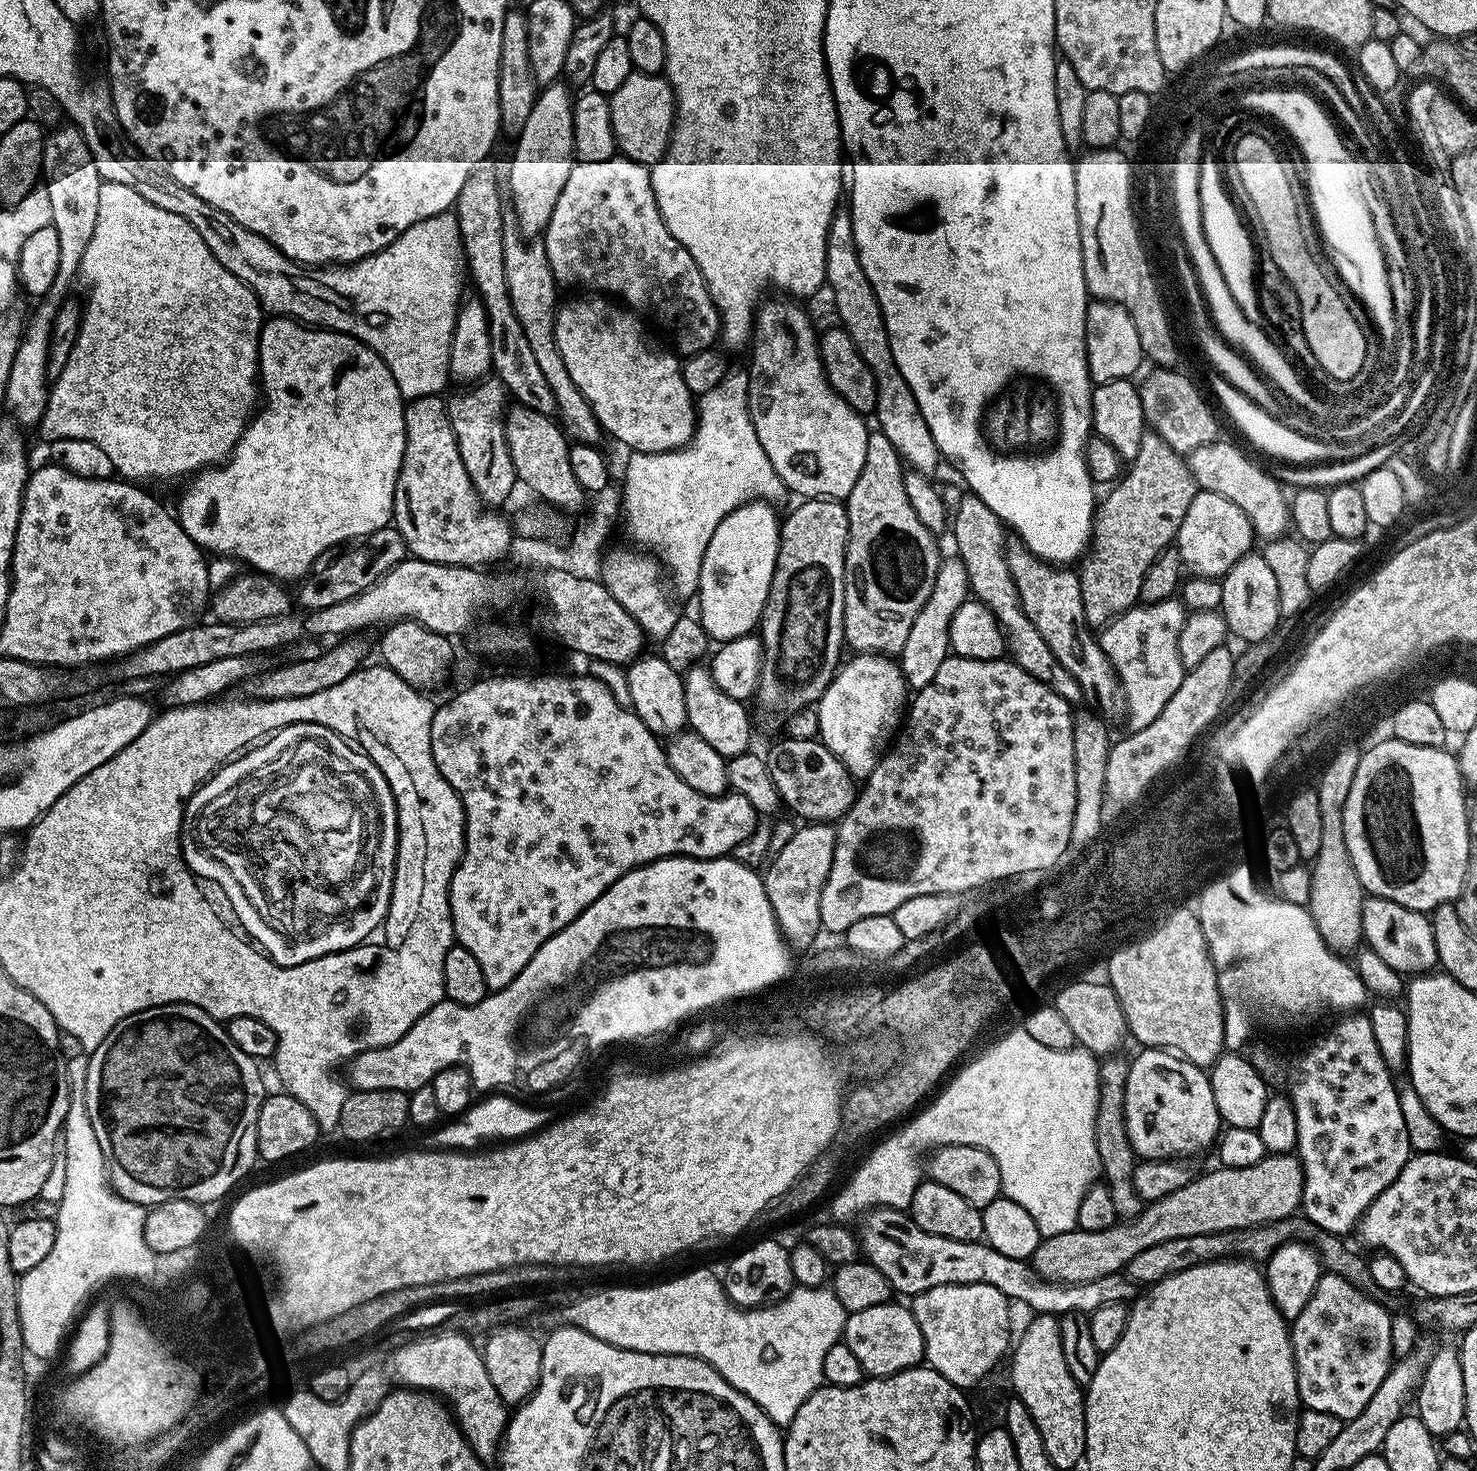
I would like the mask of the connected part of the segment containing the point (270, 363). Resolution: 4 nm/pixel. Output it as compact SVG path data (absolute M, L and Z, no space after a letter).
M272 316L265 319L264 326L260 329L260 379L258 384L262 389L262 407L249 420L231 456L224 463L203 469L187 481L188 489L180 496L178 519L182 530L186 530L186 534L190 534L190 538L205 553L215 554L220 558L231 558L241 565L249 564L252 567L249 569L277 582L285 582L284 580L299 582L317 567L316 559L323 552L331 553L333 551L331 548L335 544L340 544L343 540L356 542L361 538L371 536L379 528L389 527L392 520L396 479L404 457L406 401L398 390L398 382L394 382L394 374L390 374L386 362L382 362L382 358L374 350L370 350L370 346L366 346L361 340L355 340L353 336L302 324L299 320L293 320L287 316Z

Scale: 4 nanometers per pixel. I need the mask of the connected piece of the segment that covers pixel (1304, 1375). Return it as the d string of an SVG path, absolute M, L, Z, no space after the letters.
M1331 1274L1321 1275L1318 1286L1306 1302L1306 1310L1291 1321L1292 1353L1296 1363L1296 1381L1300 1403L1310 1410L1323 1410L1326 1414L1334 1414L1339 1420L1349 1421L1362 1410L1366 1410L1366 1402L1374 1398L1374 1390L1382 1386L1386 1374L1392 1370L1394 1355L1391 1348L1390 1326L1393 1313L1387 1312L1374 1297L1368 1296L1365 1289L1356 1288L1346 1278Z

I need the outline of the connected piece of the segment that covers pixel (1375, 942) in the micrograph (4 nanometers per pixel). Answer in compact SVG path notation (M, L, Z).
M1369 895L1362 906L1362 930L1363 943L1396 972L1428 974L1437 967L1432 922L1423 912L1415 912L1381 896Z

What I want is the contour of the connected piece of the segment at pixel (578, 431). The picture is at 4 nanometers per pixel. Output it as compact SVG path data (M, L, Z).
M512 214L504 217L504 261L506 262L506 286L510 290L510 302L514 306L514 314L518 314L518 322L522 322L522 330L526 330L526 338L530 341L530 350L534 350L534 359L542 366L542 374L546 374L546 382L550 382L550 390L554 390L556 411L563 427L577 441L585 444L596 444L602 429L596 415L586 398L574 386L570 374L566 370L566 362L556 345L556 329L554 317L558 311L556 292L558 285L550 270L550 262L546 258L543 243L529 242L517 227L517 217Z

